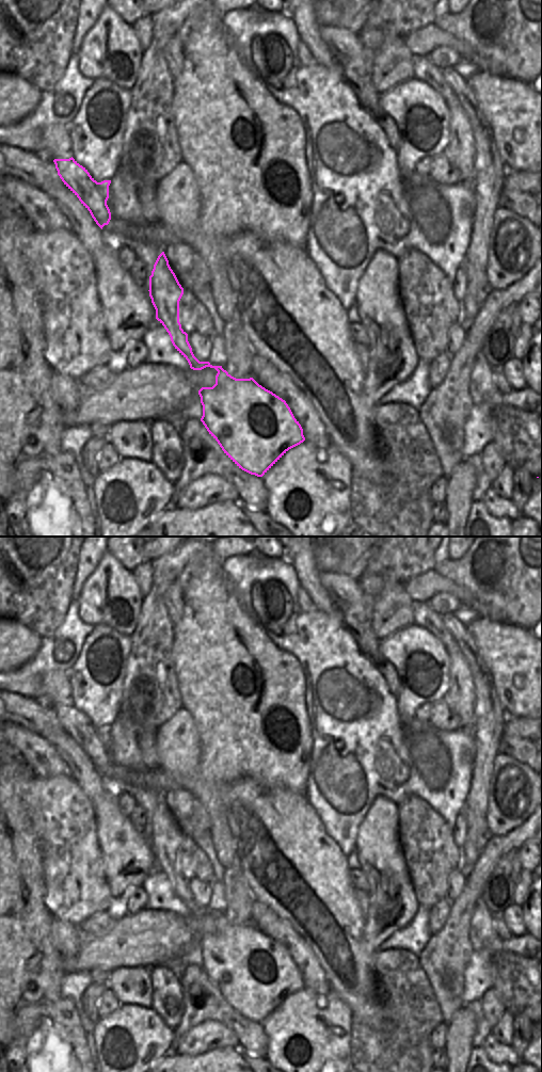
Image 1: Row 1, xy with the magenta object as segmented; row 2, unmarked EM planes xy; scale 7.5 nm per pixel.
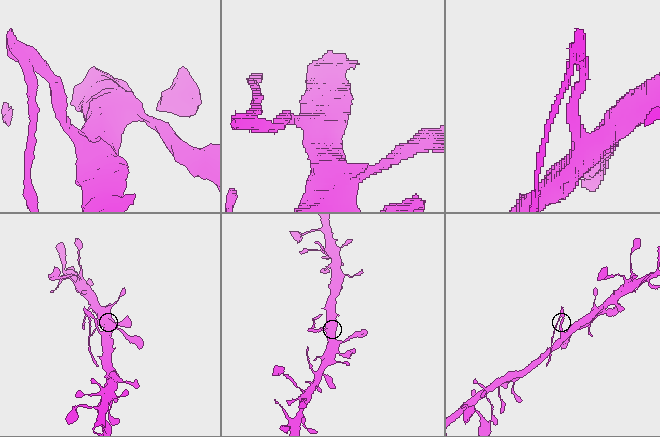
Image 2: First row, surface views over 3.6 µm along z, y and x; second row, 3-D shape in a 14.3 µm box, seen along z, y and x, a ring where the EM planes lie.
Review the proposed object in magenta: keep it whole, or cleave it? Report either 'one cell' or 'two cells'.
two cells

